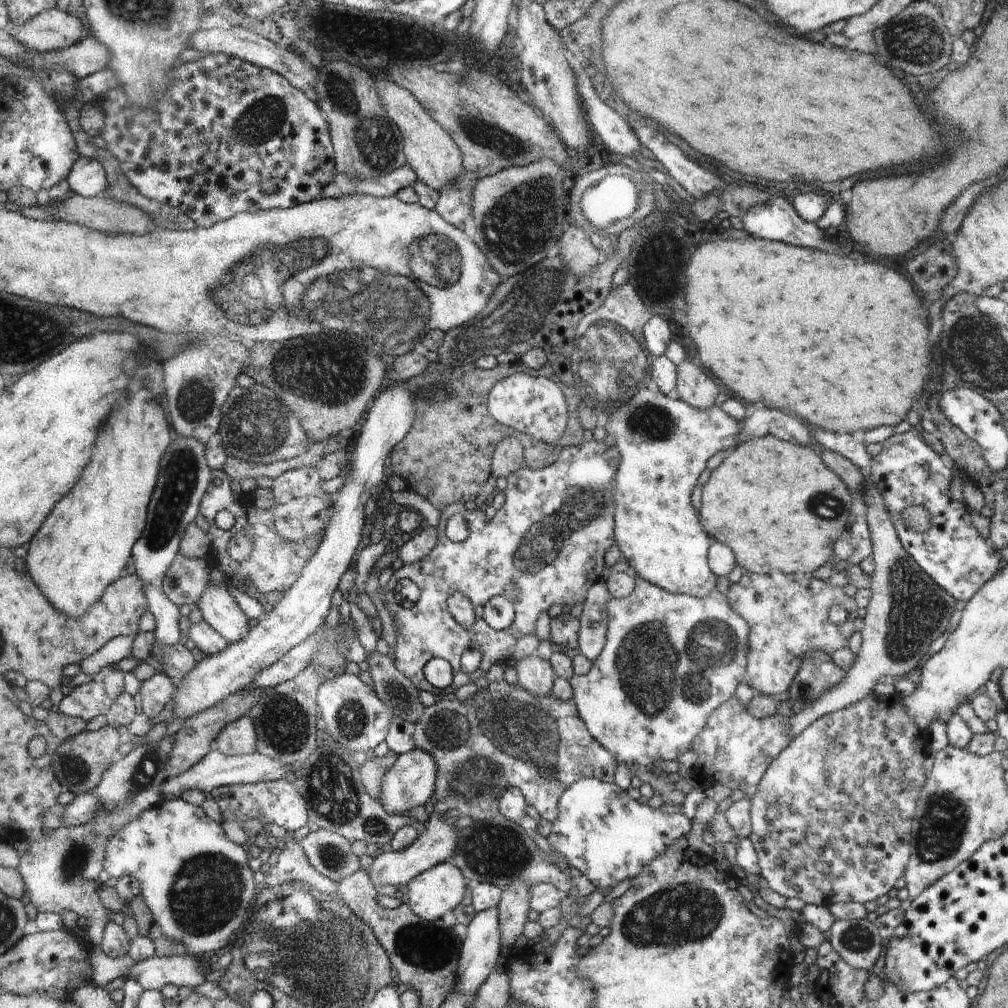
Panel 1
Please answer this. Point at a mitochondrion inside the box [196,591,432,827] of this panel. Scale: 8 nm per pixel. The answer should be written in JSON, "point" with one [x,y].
{"point":[284,722]}

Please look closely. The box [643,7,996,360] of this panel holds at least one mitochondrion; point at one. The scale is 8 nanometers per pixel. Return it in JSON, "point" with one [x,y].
{"point":[916,42]}

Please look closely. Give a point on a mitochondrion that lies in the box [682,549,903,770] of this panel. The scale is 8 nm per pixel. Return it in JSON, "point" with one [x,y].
{"point":[791,616]}

